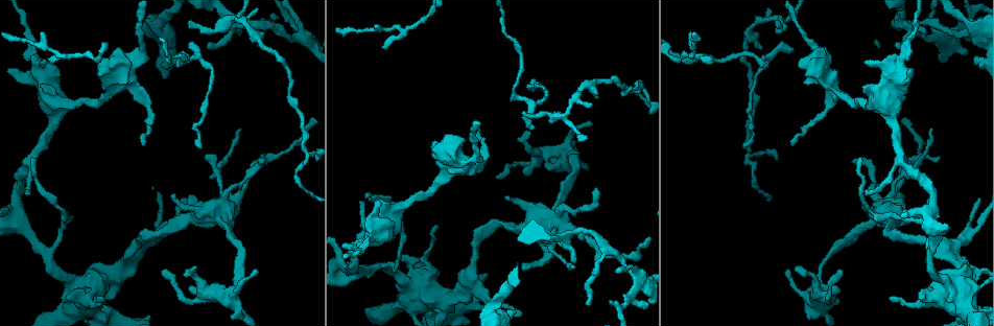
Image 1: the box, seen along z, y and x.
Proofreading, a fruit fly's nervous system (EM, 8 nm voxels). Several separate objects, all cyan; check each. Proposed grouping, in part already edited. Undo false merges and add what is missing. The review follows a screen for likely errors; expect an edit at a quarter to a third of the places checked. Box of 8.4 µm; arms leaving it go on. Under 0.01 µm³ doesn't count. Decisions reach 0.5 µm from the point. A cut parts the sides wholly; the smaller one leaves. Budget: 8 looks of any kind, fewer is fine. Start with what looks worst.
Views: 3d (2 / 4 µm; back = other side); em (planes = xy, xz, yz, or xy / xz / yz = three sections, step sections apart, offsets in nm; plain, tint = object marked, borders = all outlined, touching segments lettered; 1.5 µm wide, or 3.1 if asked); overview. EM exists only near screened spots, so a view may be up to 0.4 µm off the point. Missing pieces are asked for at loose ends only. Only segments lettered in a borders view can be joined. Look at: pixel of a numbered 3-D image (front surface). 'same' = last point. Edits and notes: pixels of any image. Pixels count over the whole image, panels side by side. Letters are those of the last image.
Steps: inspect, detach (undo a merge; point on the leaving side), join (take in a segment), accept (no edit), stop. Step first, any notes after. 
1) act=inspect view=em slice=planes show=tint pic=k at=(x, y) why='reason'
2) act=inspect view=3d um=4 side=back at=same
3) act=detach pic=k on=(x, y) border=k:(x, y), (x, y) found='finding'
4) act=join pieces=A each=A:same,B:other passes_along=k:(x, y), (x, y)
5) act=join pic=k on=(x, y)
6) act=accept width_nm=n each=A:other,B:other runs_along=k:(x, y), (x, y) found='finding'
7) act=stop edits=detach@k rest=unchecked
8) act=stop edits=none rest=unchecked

act=inspect view=em slice=xy step=4 show=borders pic=1 at=(593, 123) why='thin end'

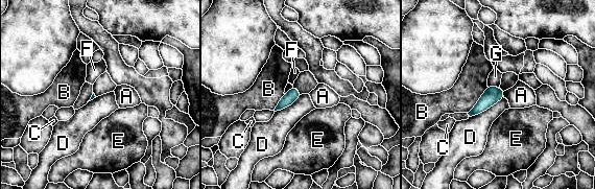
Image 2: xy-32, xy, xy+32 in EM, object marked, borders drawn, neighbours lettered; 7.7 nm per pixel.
act=inspect view=em slice=planes show=borders at=same

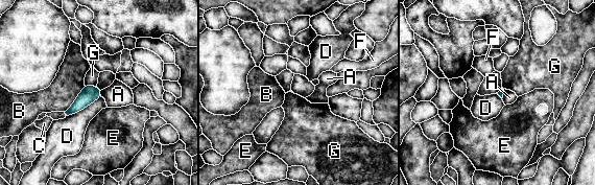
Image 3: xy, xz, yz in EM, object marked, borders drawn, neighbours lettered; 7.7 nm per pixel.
act=accept longest_contact=D:320nm each=A:other,B:other,C:other,D:other,E:other,F:other,G:other border=3:(100, 90), (101, 95) found='no lettered segment goes on from it'

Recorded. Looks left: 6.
act=inspect view=3d um=4 pic=1 at=(141, 144) why='tapers out'

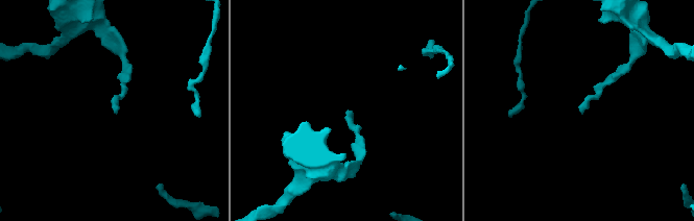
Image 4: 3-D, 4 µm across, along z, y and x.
act=inspect view=em slice=yz step=4 show=borders pic=4 at=(582, 112)

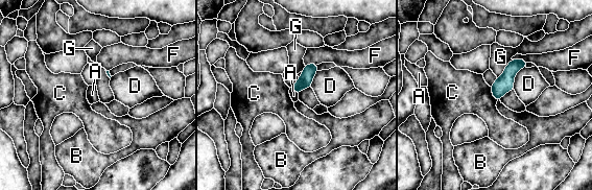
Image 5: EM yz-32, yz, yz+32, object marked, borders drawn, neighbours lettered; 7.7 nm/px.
act=inspect view=em slice=xy step=4 show=borders at=same

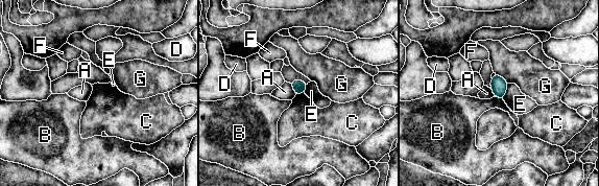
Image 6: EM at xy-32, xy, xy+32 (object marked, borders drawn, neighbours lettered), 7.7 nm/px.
act=accept each=A:other,B:other,C:other,D:other,E:other,F:other,G:other found='none of them fits'

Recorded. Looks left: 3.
act=inspect view=3d um=4 pic=1 at=(752, 183) why='sharp bend'

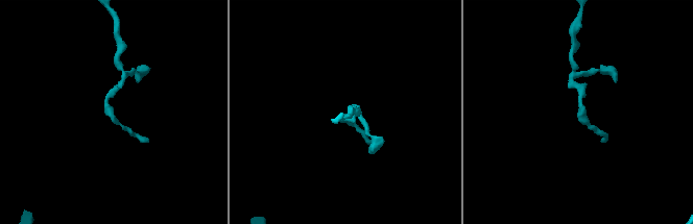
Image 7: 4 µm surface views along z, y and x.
act=inspect view=em slice=planes show=borders pic=7 at=(581, 113) why='need the tissue'

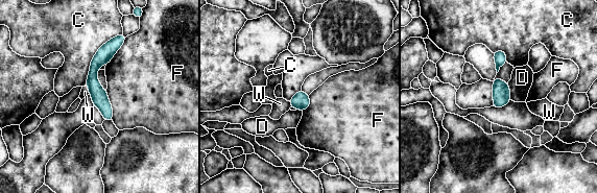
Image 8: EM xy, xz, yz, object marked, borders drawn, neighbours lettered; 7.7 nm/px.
act=accept each=C:other,D:other,F:other,W:other runs_along=8:(118, 40), (93, 70), (110, 118) found='continuous, no second cell'

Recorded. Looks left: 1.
act=stop edits=none rest=unchecked

